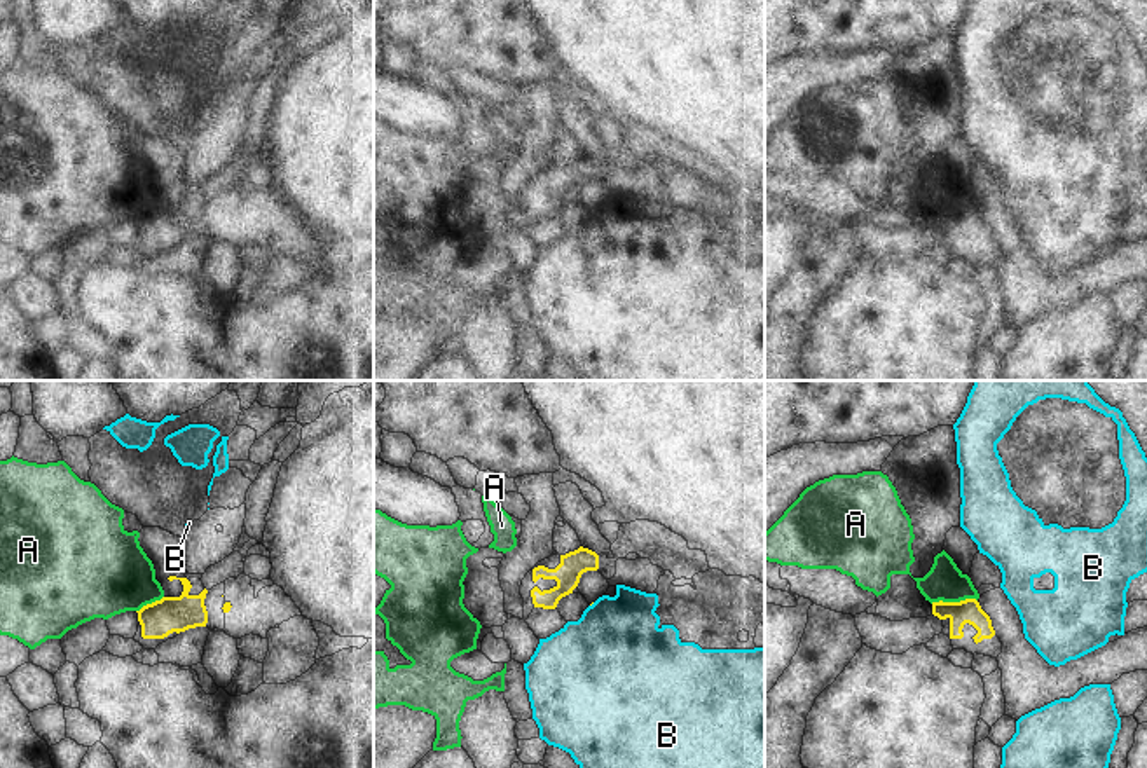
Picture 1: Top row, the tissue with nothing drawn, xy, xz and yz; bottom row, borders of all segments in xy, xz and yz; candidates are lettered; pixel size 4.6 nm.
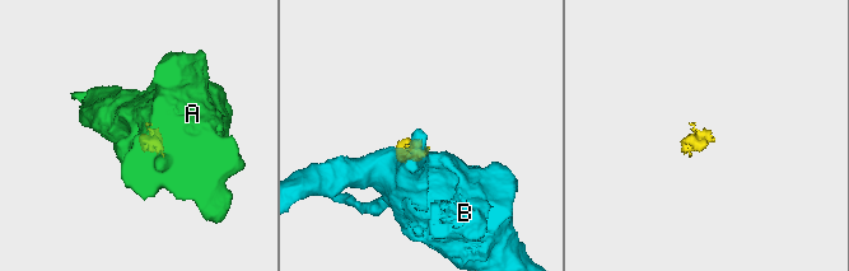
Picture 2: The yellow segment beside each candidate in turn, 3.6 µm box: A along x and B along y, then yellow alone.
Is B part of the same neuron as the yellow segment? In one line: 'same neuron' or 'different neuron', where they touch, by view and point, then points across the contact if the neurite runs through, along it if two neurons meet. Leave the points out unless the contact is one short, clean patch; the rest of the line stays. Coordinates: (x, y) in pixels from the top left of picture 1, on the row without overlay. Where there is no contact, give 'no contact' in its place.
different neuron; no contact

